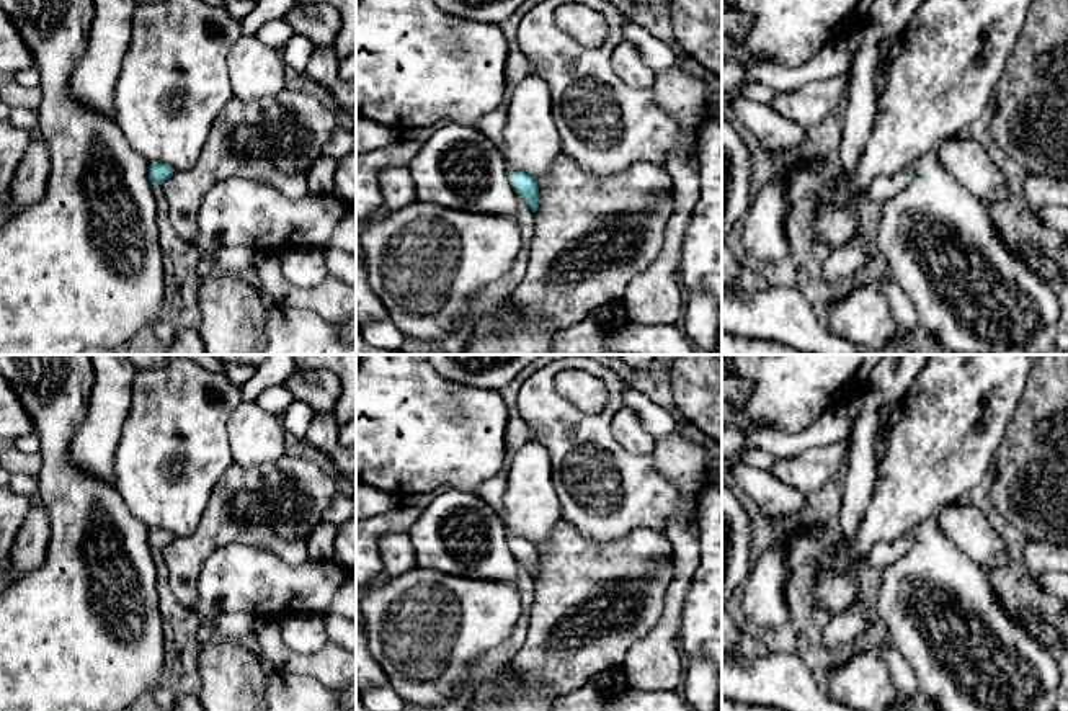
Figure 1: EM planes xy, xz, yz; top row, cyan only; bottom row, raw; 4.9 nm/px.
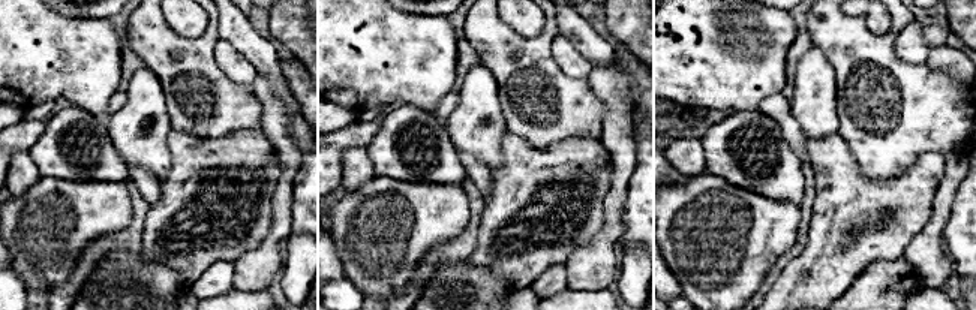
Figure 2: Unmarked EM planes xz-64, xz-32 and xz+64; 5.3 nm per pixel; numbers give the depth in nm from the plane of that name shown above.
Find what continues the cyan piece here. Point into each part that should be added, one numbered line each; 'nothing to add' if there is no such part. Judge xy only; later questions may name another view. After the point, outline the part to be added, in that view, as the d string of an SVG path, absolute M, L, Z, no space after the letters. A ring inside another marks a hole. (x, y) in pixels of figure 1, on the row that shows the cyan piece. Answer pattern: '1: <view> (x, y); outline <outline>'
nothing to add

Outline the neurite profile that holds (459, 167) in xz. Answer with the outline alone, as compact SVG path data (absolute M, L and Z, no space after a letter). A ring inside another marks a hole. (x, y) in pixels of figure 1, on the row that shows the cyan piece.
M447 123L408 165L416 198L516 219L518 195L500 149L478 127Z

